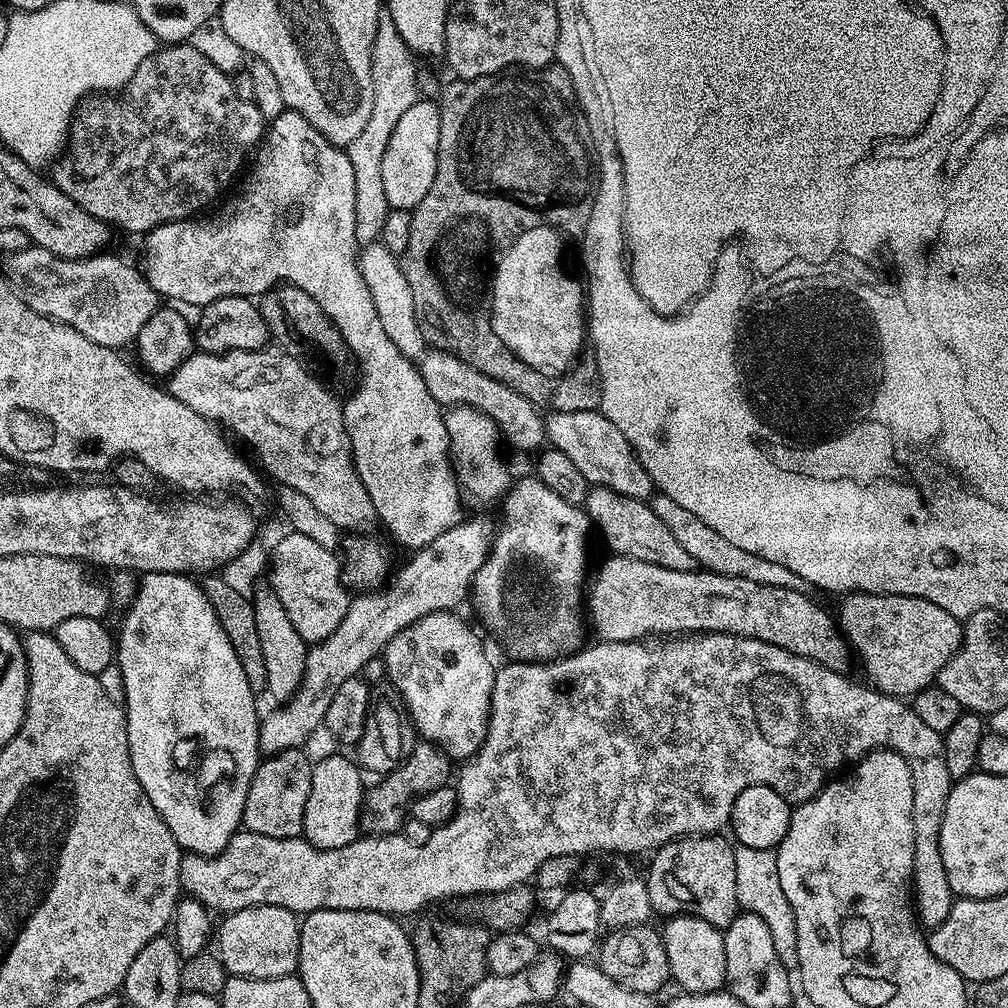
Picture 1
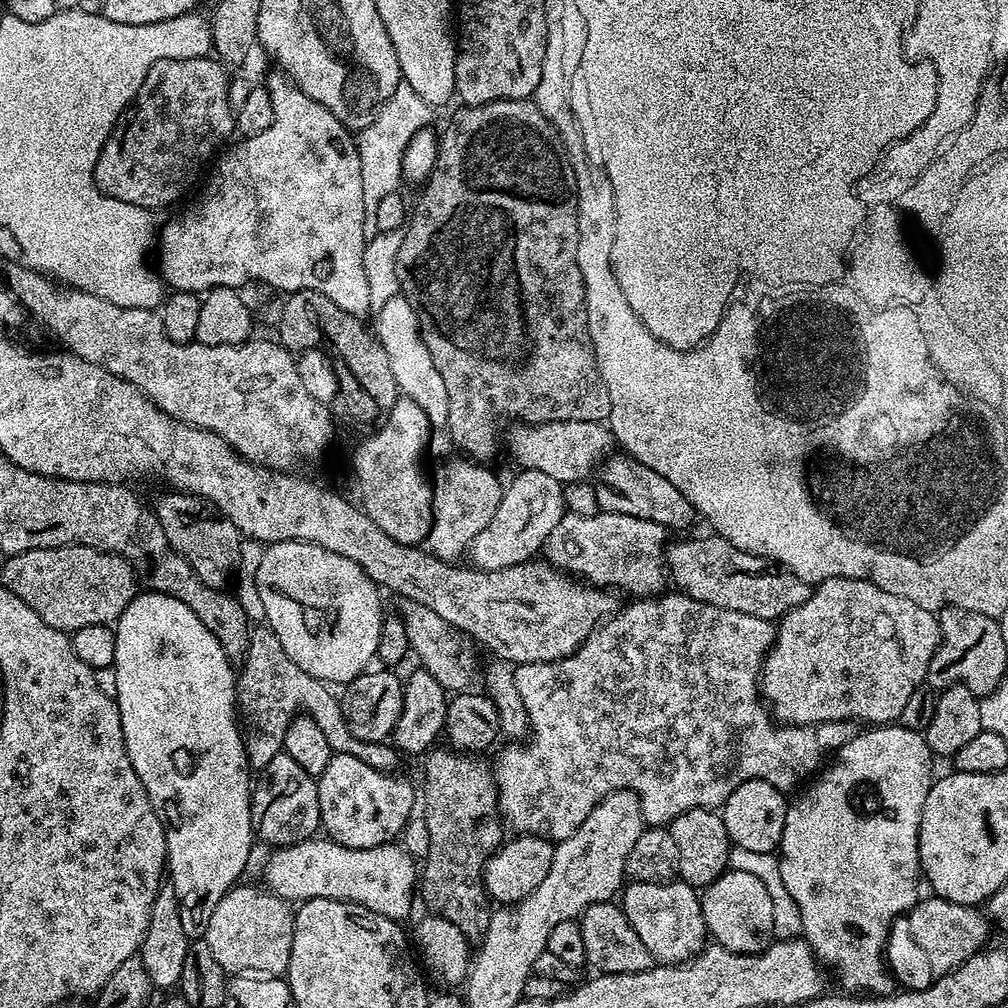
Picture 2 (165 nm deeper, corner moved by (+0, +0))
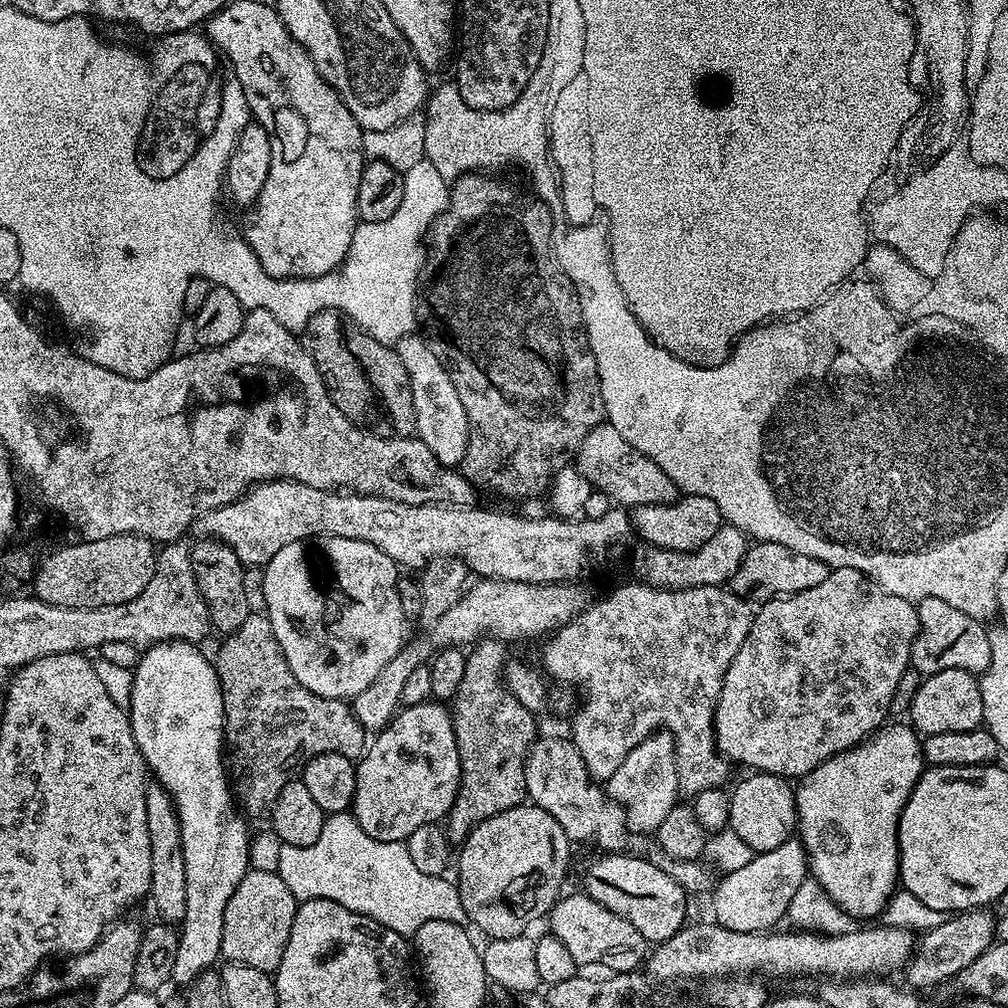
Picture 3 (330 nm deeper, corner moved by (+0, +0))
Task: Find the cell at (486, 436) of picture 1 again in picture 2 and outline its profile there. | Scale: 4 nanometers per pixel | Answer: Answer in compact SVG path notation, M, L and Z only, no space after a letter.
M455 454L449 460L444 460L436 468L436 480L431 481L432 485L432 528L428 532L426 541L427 551L437 556L439 560L449 562L459 561L459 556L469 551L470 546L474 542L474 538L478 538L478 534L482 534L482 530L486 530L486 526L490 522L490 518L494 518L494 510L498 510L498 502L504 497L504 488L500 480L491 472L489 465L484 462L477 462L463 454Z

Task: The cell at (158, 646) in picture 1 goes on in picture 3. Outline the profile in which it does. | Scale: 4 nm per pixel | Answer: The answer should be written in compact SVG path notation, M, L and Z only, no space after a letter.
M164 640L161 644L145 647L141 651L140 660L132 673L132 706L130 709L134 742L138 742L138 750L144 756L144 763L148 765L148 771L154 777L155 783L168 791L168 797L171 798L172 805L176 807L178 822L182 830L182 852L183 857L186 858L186 914L178 928L180 941L178 942L178 954L174 958L174 970L171 979L173 985L181 984L181 986L191 984L193 980L198 978L198 974L209 971L215 965L212 963L221 959L222 922L226 914L226 902L230 902L230 894L234 894L234 890L238 890L238 882L242 882L242 878L250 870L250 863L248 864L248 828L244 825L245 817L234 799L234 793L230 787L230 776L226 771L222 686L216 673L215 663L209 657L207 660L196 648L199 647L191 640Z

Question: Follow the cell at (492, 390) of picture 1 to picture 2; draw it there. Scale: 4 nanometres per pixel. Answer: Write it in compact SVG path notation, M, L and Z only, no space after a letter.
M552 422L544 424L513 424L506 432L506 444L513 458L521 469L537 469L542 474L561 484L589 479L595 470L608 458L614 446L611 431L602 423L582 422Z

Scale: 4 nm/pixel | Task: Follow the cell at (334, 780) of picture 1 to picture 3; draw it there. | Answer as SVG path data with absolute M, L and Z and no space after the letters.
M440 702L401 707L388 727L375 733L373 740L376 741L367 745L356 764L356 785L350 811L358 826L378 842L404 842L418 826L443 821L454 806L454 798L460 789L459 750L451 711Z

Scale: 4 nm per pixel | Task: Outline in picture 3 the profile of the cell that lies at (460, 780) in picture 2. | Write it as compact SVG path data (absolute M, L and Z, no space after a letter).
M463 668L462 680L450 702L450 710L456 748L459 750L460 789L446 817L446 833L451 843L459 846L470 835L474 825L528 800L524 761L537 739L538 721L531 712L521 708L519 700L508 692L505 685L496 687L496 680L492 680L492 676L480 676L476 674L476 668Z

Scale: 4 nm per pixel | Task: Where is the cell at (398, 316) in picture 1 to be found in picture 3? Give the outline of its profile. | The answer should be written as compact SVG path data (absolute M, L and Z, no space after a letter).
M406 335L396 341L394 347L409 374L410 393L413 394L416 415L415 435L426 442L426 446L430 446L430 454L434 454L434 458L438 458L438 462L442 462L447 468L455 469L463 465L470 429L466 410L462 410L462 402L458 398L458 390L454 390L454 382L450 382L450 374L446 374L442 362L438 362L434 350L428 348L423 335Z

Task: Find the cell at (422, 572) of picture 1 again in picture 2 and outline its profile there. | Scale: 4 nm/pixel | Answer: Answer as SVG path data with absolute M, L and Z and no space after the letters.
M523 469L517 473L512 485L504 488L504 497L498 502L498 510L494 510L494 518L490 518L486 530L482 530L470 546L471 563L485 572L518 566L533 559L566 513L563 484L537 469Z

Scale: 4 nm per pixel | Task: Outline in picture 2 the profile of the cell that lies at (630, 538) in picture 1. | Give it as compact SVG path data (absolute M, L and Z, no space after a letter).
M708 534L705 540L669 543L666 548L666 568L671 583L676 583L683 595L722 610L738 610L742 614L773 622L802 606L802 602L810 598L813 589L813 585L780 567L775 560L738 550L738 546L715 534Z

